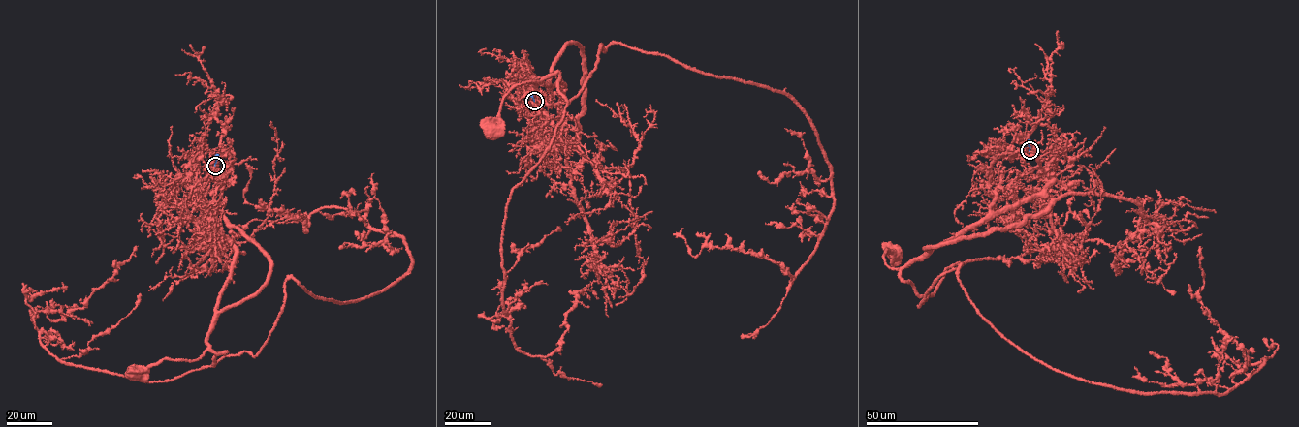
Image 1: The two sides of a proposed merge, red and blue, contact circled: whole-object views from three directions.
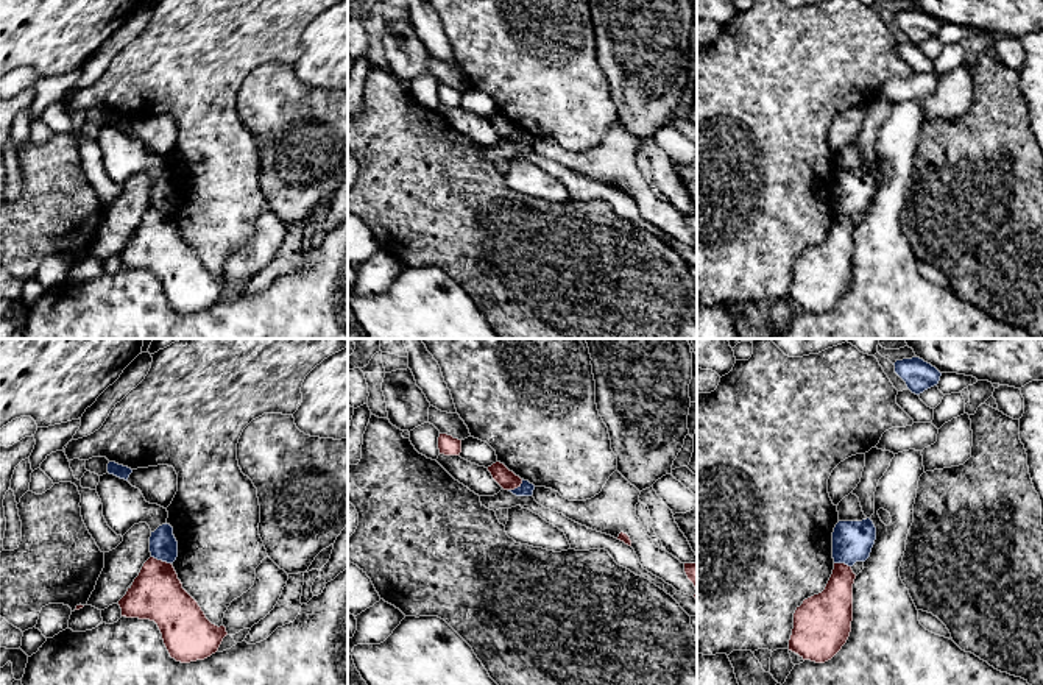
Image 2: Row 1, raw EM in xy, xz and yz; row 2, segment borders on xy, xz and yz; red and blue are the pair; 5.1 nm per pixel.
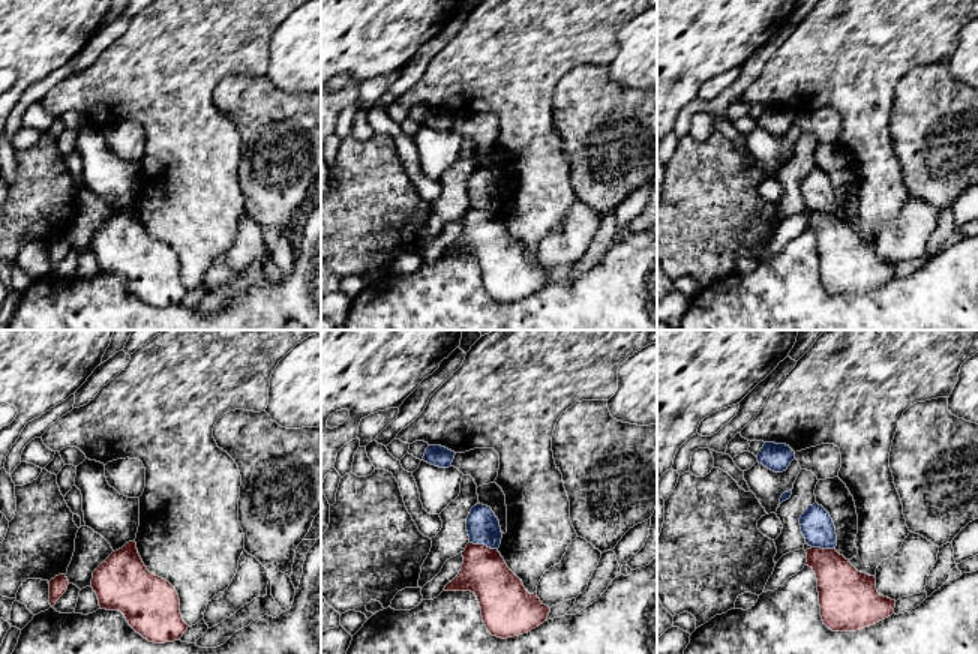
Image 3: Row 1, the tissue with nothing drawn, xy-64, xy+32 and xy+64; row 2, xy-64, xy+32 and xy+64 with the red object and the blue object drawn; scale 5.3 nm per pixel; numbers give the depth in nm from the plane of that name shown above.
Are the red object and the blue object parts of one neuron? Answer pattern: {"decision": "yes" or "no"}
{"decision": "no"}

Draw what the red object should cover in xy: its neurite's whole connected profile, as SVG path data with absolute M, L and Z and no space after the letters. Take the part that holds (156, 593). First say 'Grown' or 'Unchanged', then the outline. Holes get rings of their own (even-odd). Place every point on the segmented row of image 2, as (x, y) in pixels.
Unchanged. M150 557L126 594L118 601L122 616L154 621L171 658L181 663L204 660L215 654L228 635L225 626L212 624L198 602L182 588L171 563Z

